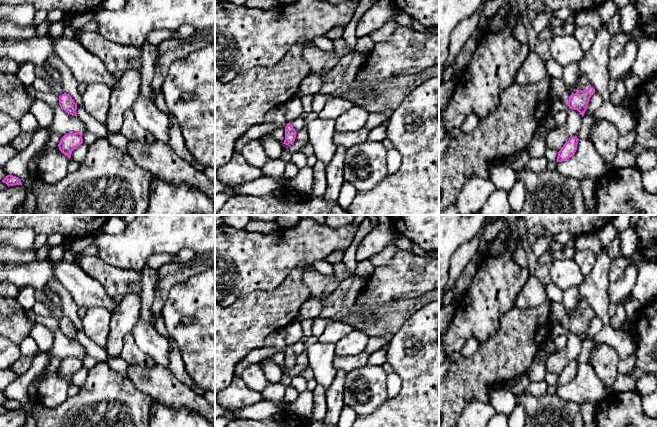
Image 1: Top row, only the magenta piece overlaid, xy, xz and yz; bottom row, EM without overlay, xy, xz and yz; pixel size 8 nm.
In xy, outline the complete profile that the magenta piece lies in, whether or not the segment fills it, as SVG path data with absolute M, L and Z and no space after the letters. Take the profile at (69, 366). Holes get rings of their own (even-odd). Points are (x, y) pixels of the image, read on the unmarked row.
M80 356L68 357L61 362L58 371L60 375L70 383L72 375L79 371L82 367L83 363Z

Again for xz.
M288 347L288 349L285 351L285 364L283 368L289 369L294 367L296 358L296 354L290 349L290 347Z

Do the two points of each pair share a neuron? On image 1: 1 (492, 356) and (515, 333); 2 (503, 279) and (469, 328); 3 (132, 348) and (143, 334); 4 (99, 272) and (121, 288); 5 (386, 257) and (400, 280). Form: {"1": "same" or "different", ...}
{"1": "same", "2": "same", "3": "different", "4": "same", "5": "different"}

